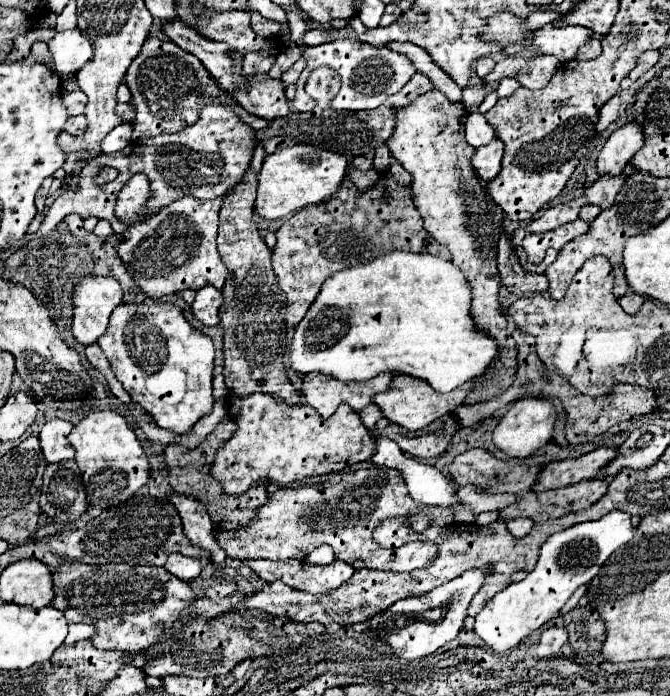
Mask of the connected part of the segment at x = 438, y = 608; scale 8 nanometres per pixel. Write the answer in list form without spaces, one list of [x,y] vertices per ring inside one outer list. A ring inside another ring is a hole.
[[[467,570],[461,576],[433,588],[425,596],[413,596],[399,600],[397,604],[389,606],[385,612],[369,618],[369,630],[365,632],[369,638],[379,638],[385,642],[397,656],[409,656],[405,660],[417,660],[433,654],[437,648],[449,644],[459,630],[463,628],[463,620],[467,616],[467,606],[473,594],[481,588],[483,578],[487,576],[485,570]]]

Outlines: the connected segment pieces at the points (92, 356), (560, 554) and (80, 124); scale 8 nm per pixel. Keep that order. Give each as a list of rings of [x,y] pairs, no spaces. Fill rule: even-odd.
[[[91,344],[91,346],[87,346],[87,348],[85,348],[85,354],[87,354],[87,360],[89,360],[97,370],[101,370],[105,376],[111,376],[109,362],[107,362],[103,350],[99,348],[99,344]]]
[[[613,510],[599,520],[581,522],[549,536],[541,546],[539,562],[533,572],[529,572],[525,580],[513,582],[505,590],[497,592],[475,616],[475,634],[493,650],[503,652],[517,646],[525,636],[549,622],[571,594],[599,572],[605,560],[633,538],[633,530],[631,514]]]
[[[79,114],[79,116],[71,116],[69,120],[67,120],[67,124],[65,124],[65,130],[69,132],[69,134],[81,134],[83,130],[85,130],[85,124],[87,124],[87,120],[85,120],[85,116],[83,114]]]

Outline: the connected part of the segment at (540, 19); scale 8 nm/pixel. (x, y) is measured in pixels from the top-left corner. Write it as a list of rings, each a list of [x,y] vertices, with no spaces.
[[[537,9],[528,16],[527,29],[535,30],[549,22],[552,22],[553,20],[556,20],[560,16],[561,14],[556,10],[543,11],[541,9]]]

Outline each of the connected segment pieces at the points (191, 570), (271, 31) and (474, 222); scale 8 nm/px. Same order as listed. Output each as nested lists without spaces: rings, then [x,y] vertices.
[[[173,554],[165,562],[165,570],[169,570],[173,576],[191,582],[201,574],[201,560],[199,558],[187,558],[183,554]]]
[[[253,20],[253,30],[265,38],[271,38],[271,36],[277,36],[279,30],[283,28],[283,24],[279,22],[273,22],[273,20],[265,20],[265,22],[259,22],[259,20]]]
[[[429,90],[407,108],[397,110],[395,130],[387,140],[391,154],[413,176],[411,192],[419,214],[425,220],[425,230],[443,246],[451,250],[451,260],[461,268],[471,284],[471,316],[479,330],[489,334],[503,350],[507,340],[507,320],[501,314],[497,300],[499,272],[497,272],[497,240],[503,232],[505,214],[487,192],[471,166],[475,148],[467,144],[463,124],[467,110],[463,102],[451,102],[443,92]]]

